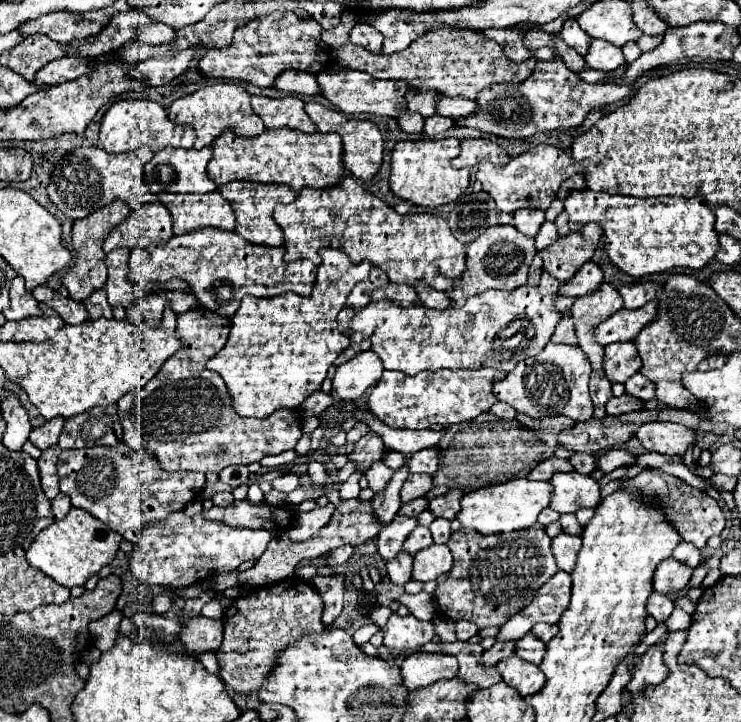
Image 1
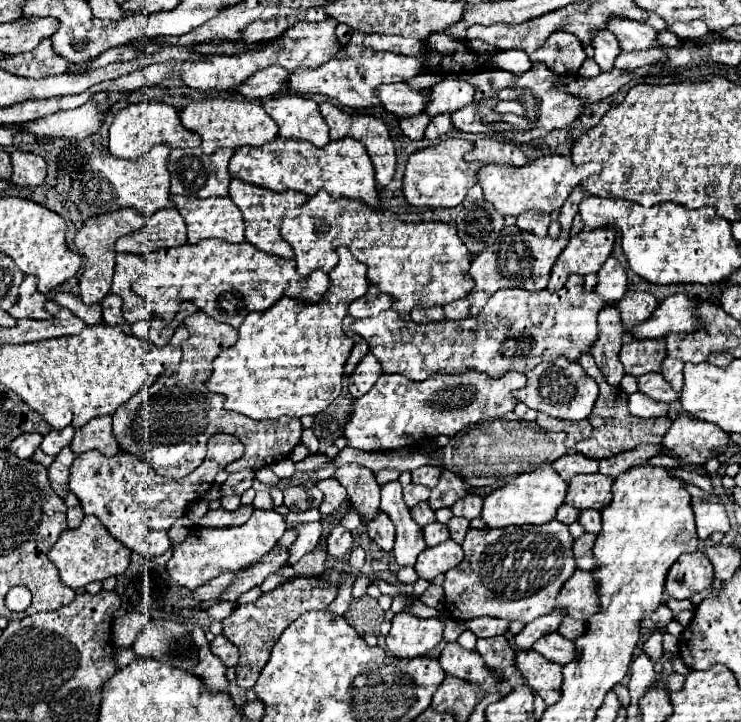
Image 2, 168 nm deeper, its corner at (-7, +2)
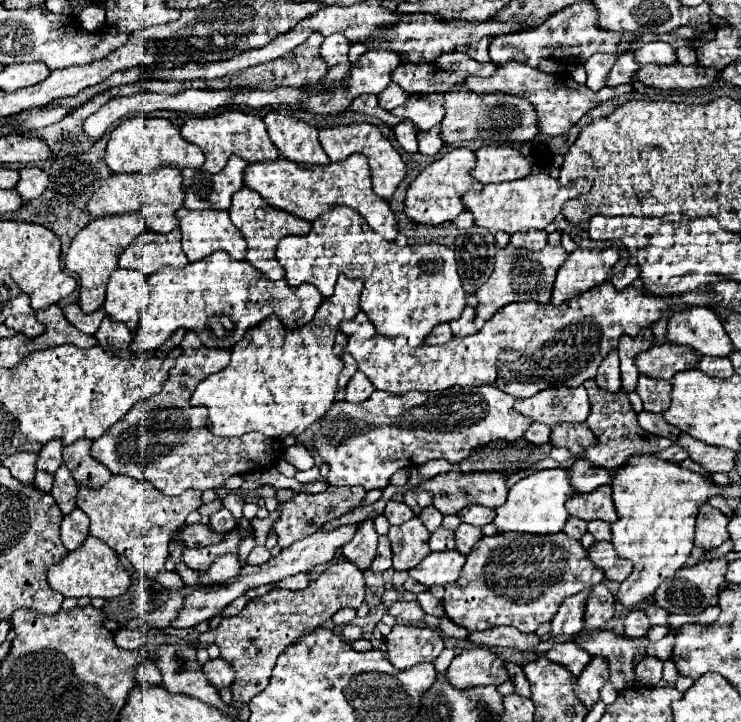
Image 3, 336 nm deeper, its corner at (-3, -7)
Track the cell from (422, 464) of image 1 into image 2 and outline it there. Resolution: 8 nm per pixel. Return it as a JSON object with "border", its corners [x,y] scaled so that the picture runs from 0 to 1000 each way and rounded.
{"border":[[[567,645],[556,651],[556,668],[559,670],[572,670],[578,676],[586,676],[591,670],[596,648],[594,645]]]}

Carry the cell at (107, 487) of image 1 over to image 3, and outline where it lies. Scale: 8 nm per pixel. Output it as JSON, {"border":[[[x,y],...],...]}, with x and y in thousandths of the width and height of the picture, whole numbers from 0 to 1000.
{"border":[[[151,658],[151,663],[132,680],[108,675],[105,702],[121,716],[121,741],[140,749],[157,766],[167,769],[189,794],[211,802],[221,816],[243,819],[248,813],[246,799],[224,802],[221,796],[227,794],[221,788],[221,777],[227,771],[227,749],[232,747],[232,738],[248,727],[254,711],[273,699],[270,686],[270,680],[254,677],[240,688],[227,688],[197,666]]]}

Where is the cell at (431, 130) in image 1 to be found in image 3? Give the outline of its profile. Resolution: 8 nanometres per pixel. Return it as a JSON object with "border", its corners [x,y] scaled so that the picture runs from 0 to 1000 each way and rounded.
{"border":[[[594,173],[578,179],[578,181],[564,181],[564,204],[570,215],[588,215],[596,204],[596,193],[594,193]]]}

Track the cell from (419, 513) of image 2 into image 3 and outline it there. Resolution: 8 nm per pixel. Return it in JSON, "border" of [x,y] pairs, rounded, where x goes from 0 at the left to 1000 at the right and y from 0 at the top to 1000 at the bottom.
{"border":[[[575,702],[575,705],[567,711],[567,722],[575,727],[575,733],[578,733],[580,738],[586,738],[586,735],[596,727],[596,719],[599,719],[599,713],[596,713],[591,705],[586,705],[586,702]]]}

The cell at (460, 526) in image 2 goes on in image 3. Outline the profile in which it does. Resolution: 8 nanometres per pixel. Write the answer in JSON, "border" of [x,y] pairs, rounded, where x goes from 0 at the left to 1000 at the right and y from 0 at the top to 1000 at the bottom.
{"border":[[[623,724],[623,727],[615,733],[615,760],[618,760],[621,766],[632,769],[648,744],[650,744],[650,733],[648,733],[648,730]]]}

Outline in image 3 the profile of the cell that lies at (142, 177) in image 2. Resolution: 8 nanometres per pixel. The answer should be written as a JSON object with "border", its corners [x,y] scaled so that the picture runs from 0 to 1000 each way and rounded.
{"border":[[[216,231],[205,240],[178,240],[178,242],[151,242],[140,251],[132,267],[121,276],[119,292],[124,301],[178,295],[186,292],[194,298],[200,317],[211,323],[229,323],[240,314],[238,292],[246,287],[251,267],[246,262],[246,240],[238,231]]]}

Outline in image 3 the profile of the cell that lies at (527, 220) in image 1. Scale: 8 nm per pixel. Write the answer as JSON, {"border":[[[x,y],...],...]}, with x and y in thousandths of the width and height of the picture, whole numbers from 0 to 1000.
{"border":[[[713,317],[713,320],[702,320],[694,323],[688,328],[688,339],[696,345],[713,345],[713,348],[729,348],[737,342],[737,323],[734,320],[723,320],[723,317]]]}

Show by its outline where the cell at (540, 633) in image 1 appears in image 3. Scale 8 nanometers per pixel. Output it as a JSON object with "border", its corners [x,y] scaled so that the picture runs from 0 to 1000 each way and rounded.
{"border":[[[807,874],[794,882],[780,880],[775,891],[799,907],[815,910],[823,918],[823,943],[834,957],[856,946],[856,913],[864,907],[864,899],[853,885],[826,874]]]}

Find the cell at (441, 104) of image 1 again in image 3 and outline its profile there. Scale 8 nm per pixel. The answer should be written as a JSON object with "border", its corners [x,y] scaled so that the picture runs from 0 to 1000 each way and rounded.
{"border":[[[580,129],[580,132],[553,132],[551,140],[529,157],[545,168],[556,168],[561,179],[578,181],[586,173],[594,173],[599,162],[599,132],[596,129]]]}

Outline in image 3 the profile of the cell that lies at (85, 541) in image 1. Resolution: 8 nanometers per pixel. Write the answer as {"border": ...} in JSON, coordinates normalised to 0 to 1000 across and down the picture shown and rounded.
{"border":[[[119,744],[111,758],[92,766],[92,771],[84,780],[70,783],[65,788],[65,807],[73,819],[84,821],[86,827],[157,830],[173,819],[178,802],[175,802],[175,791],[159,777],[159,769],[143,752],[138,752],[130,744]]]}

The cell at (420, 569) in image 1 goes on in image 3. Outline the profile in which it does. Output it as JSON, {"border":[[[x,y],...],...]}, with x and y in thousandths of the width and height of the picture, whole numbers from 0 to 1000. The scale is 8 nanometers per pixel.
{"border":[[[615,760],[596,763],[596,766],[580,766],[551,794],[556,802],[561,802],[564,807],[570,807],[575,813],[602,810],[602,807],[613,807],[618,802],[621,788],[626,785],[626,777],[629,777],[629,769],[618,766]]]}

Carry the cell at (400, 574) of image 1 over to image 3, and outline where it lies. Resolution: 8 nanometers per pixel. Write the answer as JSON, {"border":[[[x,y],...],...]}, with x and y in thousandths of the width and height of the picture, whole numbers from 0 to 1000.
{"border":[[[564,716],[537,730],[526,730],[524,744],[529,752],[534,791],[551,791],[561,785],[580,766],[580,758],[578,758],[580,738],[572,730],[572,724],[564,722]]]}

